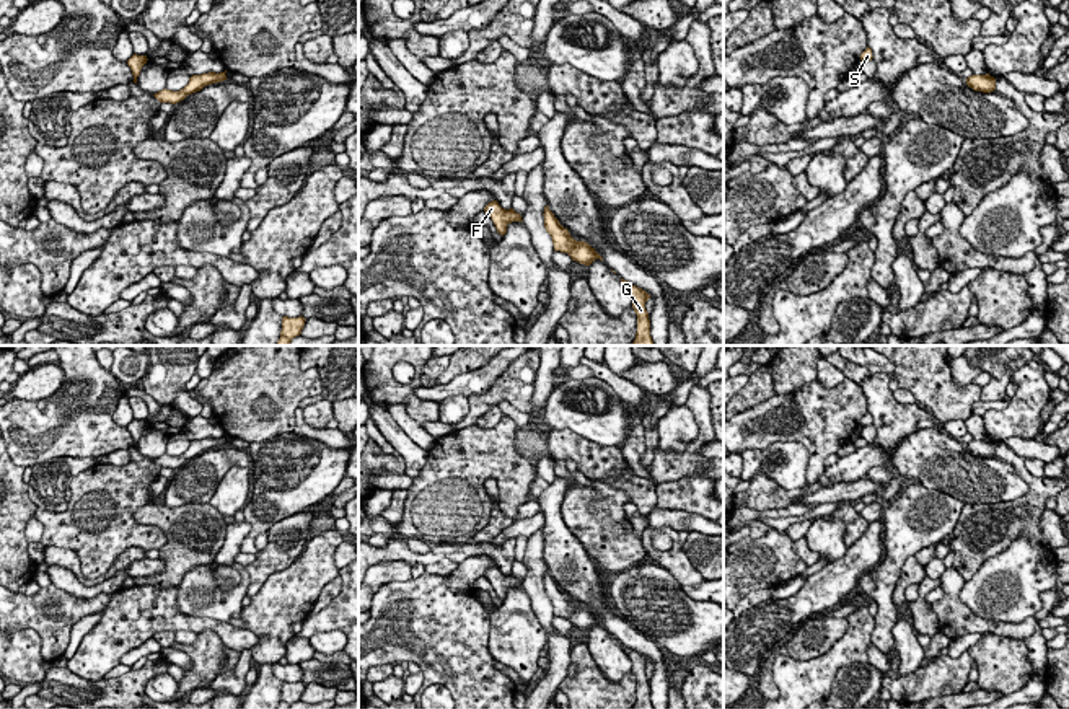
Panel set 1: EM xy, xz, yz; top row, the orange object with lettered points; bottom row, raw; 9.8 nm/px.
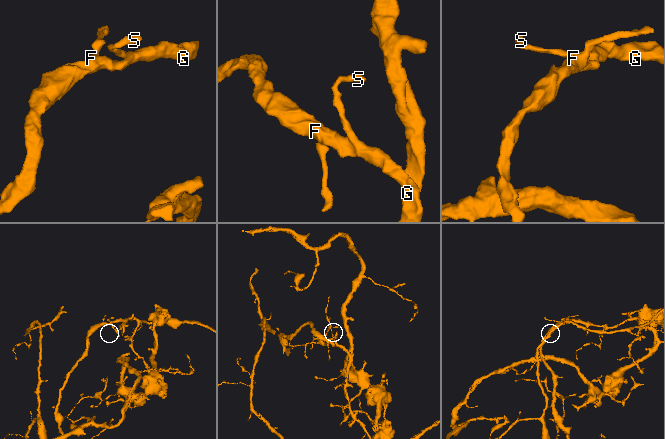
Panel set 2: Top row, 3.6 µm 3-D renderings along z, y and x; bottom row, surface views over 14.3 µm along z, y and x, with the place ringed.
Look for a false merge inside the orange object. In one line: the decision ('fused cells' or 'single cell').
fused cells

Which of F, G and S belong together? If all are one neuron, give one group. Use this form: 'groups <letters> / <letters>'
groups F S / G

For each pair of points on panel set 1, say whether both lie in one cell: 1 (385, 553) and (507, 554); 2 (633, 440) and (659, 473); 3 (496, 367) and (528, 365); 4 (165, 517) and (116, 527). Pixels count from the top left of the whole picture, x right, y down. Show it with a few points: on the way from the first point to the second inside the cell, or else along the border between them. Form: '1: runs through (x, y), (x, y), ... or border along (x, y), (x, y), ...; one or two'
1: runs through (416, 558), (431, 558), (439, 551), (476, 550); one
2: border along (647, 466), (647, 475), (652, 480); two
3: border along (514, 362), (481, 393); two
4: border along (150, 501), (134, 517), (162, 530), (160, 550); two

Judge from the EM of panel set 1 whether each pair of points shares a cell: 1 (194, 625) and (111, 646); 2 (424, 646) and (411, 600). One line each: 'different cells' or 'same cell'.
1: same cell
2: same cell

